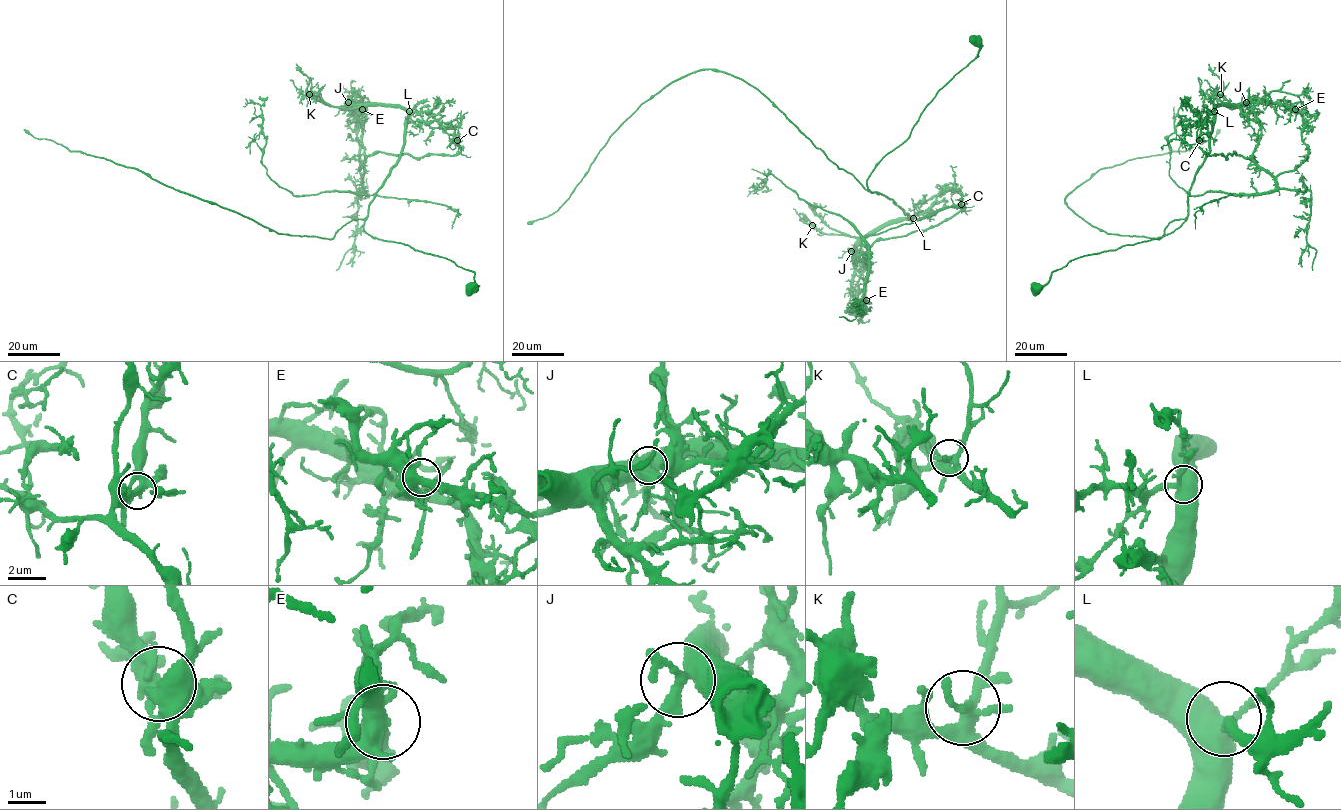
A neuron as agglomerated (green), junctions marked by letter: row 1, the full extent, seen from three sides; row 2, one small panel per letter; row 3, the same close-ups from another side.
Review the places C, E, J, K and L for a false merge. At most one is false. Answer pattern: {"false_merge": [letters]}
{"false_merge": ["C"]}

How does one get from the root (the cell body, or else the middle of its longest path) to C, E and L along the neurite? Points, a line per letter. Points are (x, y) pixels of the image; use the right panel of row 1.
C: (1034, 286), (1076, 258), (1176, 229), (1209, 151), (1211, 121), (1200, 140)
E: (1034, 286), (1076, 258), (1176, 229), (1209, 151), (1217, 106), (1270, 101), (1295, 109)
L: (1034, 286), (1045, 284), (1052, 272), (1076, 258), (1176, 229), (1187, 216), (1188, 192), (1209, 151), (1214, 111)

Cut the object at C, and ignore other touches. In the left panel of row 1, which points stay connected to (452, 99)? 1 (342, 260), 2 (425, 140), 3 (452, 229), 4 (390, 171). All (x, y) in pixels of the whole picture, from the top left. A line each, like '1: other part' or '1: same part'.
1: other part
2: same part
3: other part
4: same part

